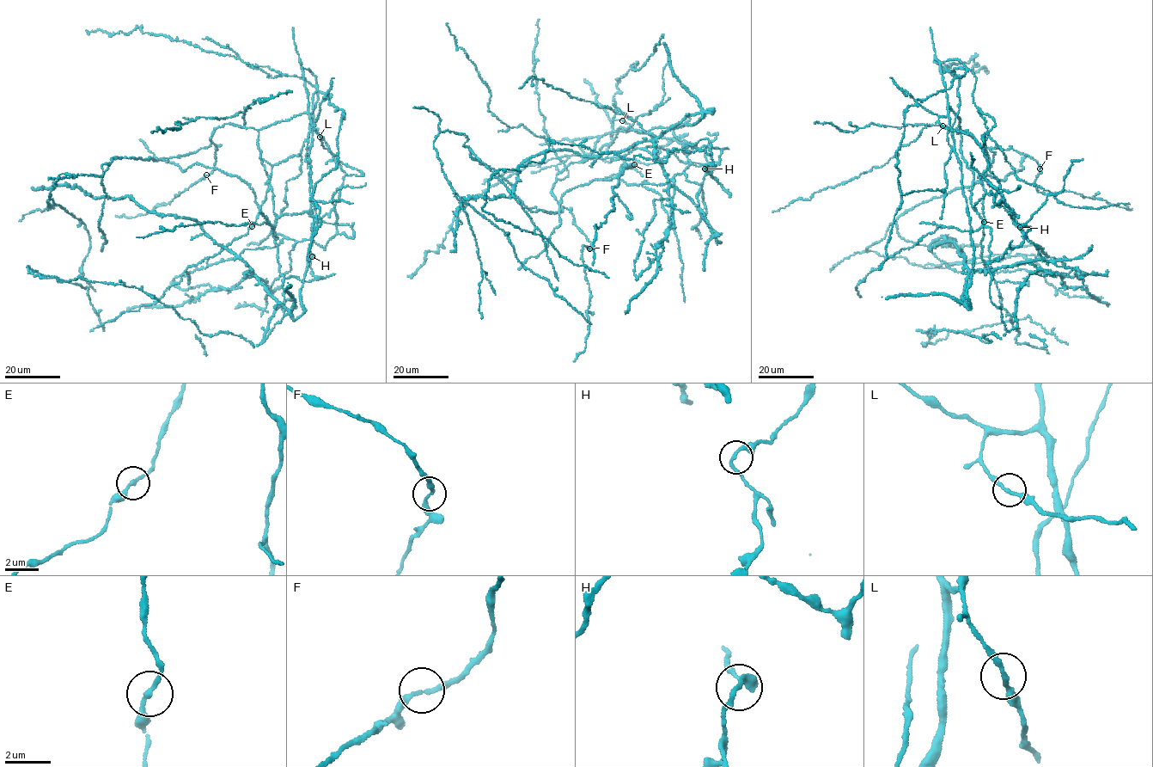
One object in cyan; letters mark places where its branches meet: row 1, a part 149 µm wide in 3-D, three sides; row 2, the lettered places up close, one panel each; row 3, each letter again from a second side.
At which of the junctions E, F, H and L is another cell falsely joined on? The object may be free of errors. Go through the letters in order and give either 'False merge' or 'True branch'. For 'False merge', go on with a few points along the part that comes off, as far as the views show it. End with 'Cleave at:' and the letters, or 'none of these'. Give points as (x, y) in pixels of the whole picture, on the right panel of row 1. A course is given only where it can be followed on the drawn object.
E: True branch
F: True branch
H: True branch
L: True branch
Cleave at: none of these

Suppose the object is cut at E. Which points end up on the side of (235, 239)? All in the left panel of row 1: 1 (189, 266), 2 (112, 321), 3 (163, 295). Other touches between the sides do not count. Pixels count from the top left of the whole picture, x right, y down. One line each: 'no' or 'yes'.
1: yes
2: yes
3: yes

